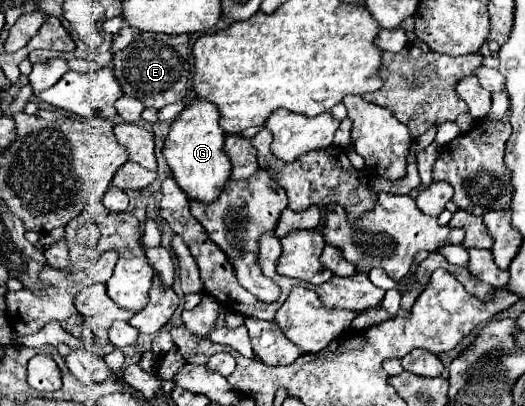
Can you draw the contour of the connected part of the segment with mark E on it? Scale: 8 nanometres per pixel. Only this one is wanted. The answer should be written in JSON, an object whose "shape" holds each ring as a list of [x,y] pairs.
{"shape":[[[139,34],[125,50],[113,54],[113,72],[127,96],[141,100],[145,106],[155,110],[181,102],[187,94],[191,64],[189,64],[189,36],[169,34]]]}

